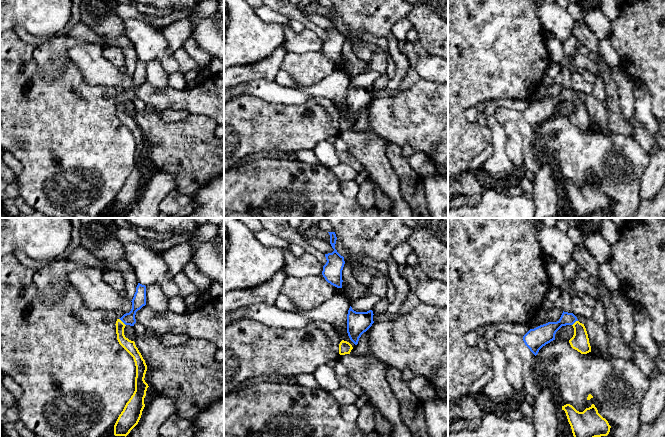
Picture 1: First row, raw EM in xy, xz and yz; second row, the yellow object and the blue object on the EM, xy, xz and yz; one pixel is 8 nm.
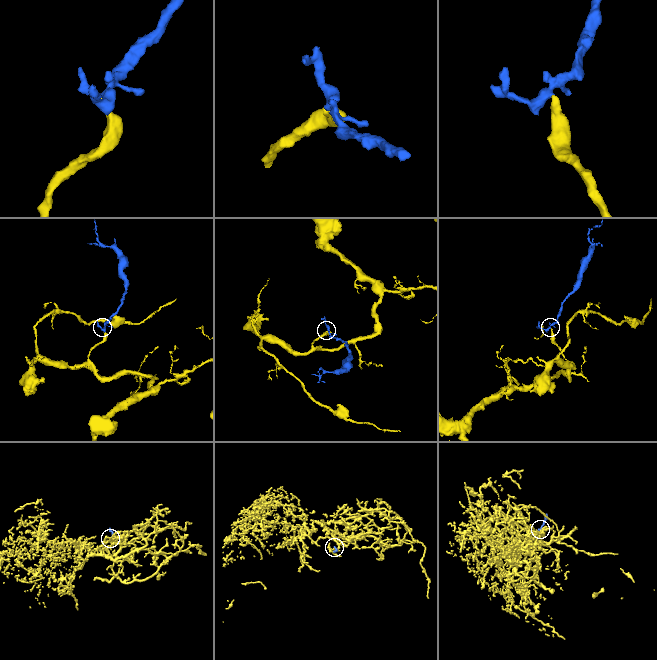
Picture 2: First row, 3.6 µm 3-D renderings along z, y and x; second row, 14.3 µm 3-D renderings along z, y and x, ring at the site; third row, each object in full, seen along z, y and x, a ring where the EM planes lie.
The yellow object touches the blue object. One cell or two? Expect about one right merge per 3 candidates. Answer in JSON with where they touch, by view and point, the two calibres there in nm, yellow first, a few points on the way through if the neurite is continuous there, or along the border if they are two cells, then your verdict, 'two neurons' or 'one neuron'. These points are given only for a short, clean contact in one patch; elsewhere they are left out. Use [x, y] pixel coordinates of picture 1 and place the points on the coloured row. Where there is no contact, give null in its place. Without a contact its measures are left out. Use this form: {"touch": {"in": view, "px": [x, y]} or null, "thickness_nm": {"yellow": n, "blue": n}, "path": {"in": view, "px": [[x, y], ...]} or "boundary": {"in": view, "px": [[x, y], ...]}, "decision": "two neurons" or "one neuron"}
{"touch": {"in": "xy", "px": [122, 322]}, "thickness_nm": {"yellow": 90, "blue": 110}, "path": {"in": "xy", "px": [[128, 345], [120, 336], [122, 322], [133, 311], [139, 300]]}, "decision": "one neuron"}

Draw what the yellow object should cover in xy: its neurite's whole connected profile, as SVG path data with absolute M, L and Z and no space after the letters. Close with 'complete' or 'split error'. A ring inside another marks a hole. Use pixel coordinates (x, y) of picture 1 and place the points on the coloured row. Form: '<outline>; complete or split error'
M138 283L136 292L132 299L132 309L116 321L116 334L119 344L133 357L136 366L135 391L126 403L123 411L119 415L114 425L115 436L127 436L138 424L142 411L145 407L144 398L146 396L148 384L145 382L147 365L134 341L129 340L124 335L126 325L134 326L135 315L138 310L146 305L146 286Z; split error

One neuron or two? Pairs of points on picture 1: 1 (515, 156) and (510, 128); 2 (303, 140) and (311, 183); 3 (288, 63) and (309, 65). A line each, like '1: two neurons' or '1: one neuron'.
1: one neuron
2: two neurons
3: one neuron

